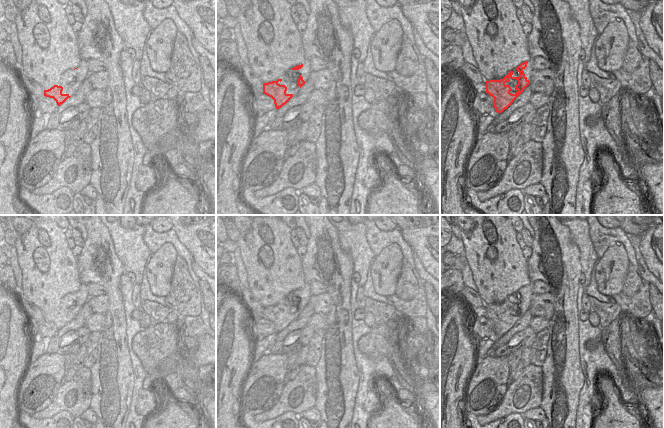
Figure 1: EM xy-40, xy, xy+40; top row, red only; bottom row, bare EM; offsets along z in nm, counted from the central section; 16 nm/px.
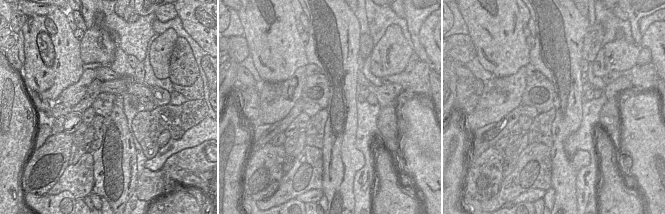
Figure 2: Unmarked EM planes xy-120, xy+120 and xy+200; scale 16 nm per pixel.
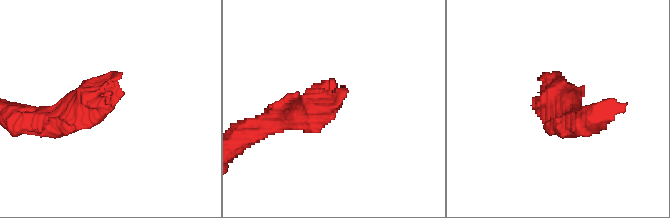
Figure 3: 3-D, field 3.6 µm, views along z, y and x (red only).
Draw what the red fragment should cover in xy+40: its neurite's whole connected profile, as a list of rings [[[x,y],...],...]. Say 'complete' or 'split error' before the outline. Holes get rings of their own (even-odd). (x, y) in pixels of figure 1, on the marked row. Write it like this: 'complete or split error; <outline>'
split error; [[[532,59],[521,63],[503,79],[486,81],[486,93],[494,98],[494,108],[502,113],[530,84],[533,74]]]

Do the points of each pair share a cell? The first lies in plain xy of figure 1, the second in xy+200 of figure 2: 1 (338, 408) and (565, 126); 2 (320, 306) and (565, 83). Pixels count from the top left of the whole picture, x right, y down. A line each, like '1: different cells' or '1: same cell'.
1: same cell
2: different cells

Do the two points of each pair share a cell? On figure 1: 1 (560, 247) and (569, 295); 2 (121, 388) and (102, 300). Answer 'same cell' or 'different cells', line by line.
1: same cell
2: different cells

